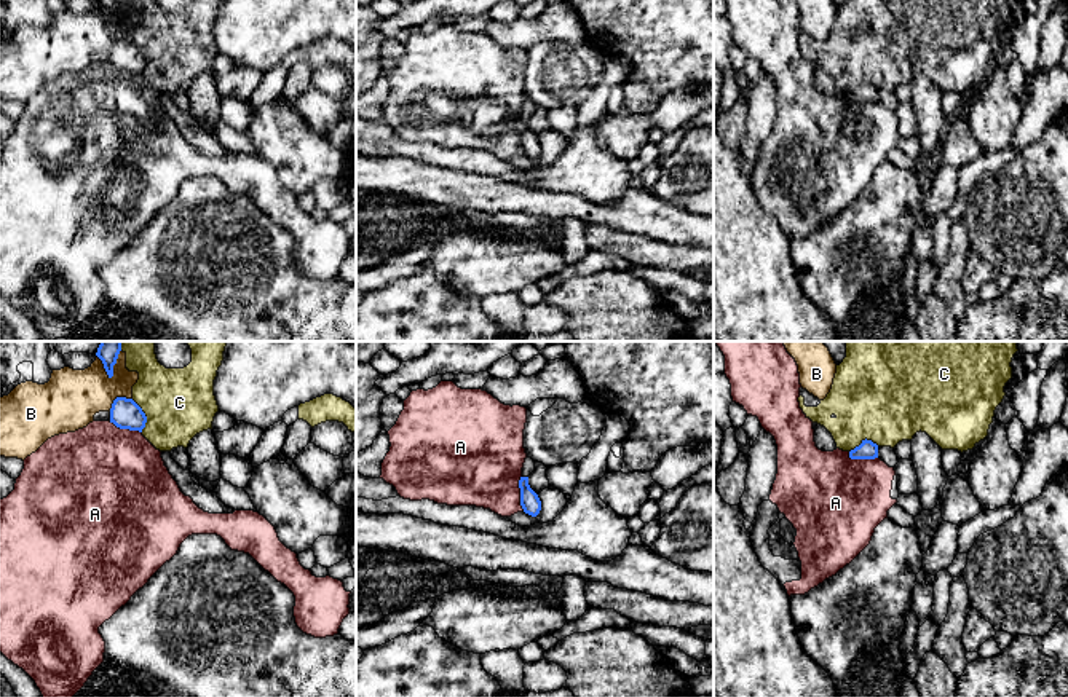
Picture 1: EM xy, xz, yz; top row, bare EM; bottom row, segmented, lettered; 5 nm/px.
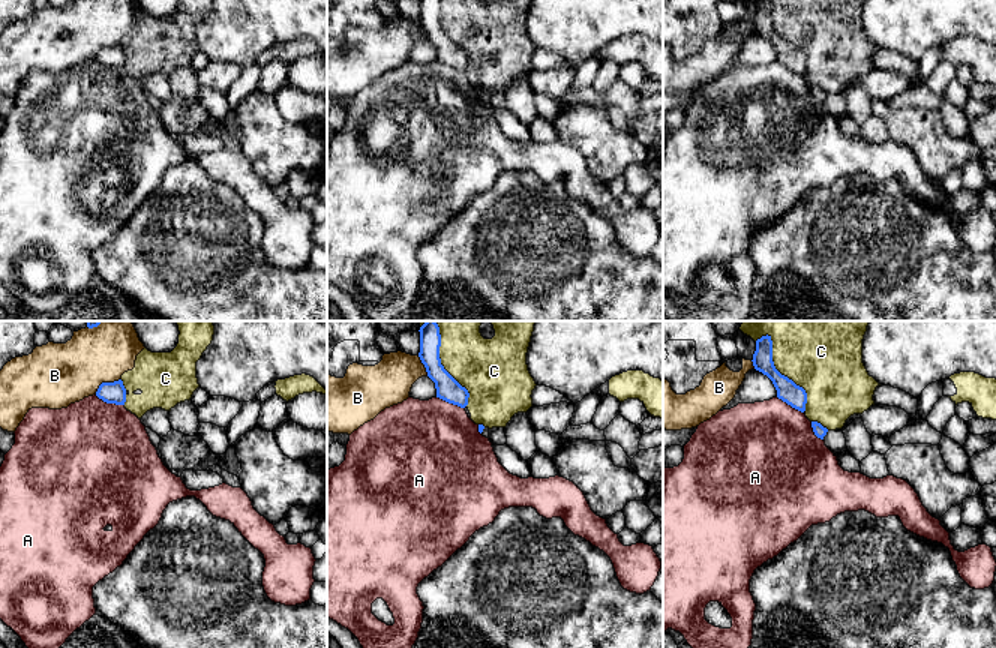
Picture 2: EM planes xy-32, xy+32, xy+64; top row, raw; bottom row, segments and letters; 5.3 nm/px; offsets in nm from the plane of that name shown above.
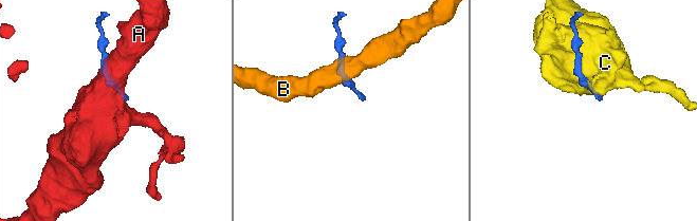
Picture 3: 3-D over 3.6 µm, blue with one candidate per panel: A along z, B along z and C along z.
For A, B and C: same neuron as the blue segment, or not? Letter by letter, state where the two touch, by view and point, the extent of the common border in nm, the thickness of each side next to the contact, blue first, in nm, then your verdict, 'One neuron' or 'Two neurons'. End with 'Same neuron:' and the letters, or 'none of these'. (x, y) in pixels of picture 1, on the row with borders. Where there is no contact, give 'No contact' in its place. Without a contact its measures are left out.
A: Touches blue at xz (521, 493). Shared border 180 nm. Thickness 100 nm (blue) against 420 nm. Two neurons
B: Touches blue at xy (117, 397). Shared border 140 nm. Thickness 160 nm (blue) against 300 nm. Two neurons
C: Touches blue at xy (144, 415). Shared border 180 nm. Thickness 160 nm (blue) against 360 nm. Two neurons
Same neuron: none of these

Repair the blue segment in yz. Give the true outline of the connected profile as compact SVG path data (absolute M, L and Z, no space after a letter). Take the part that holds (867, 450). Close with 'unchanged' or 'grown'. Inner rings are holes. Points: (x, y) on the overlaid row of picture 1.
M862 440L859 447L849 451L851 459L875 459L878 458L878 445L872 440Z | unchanged

